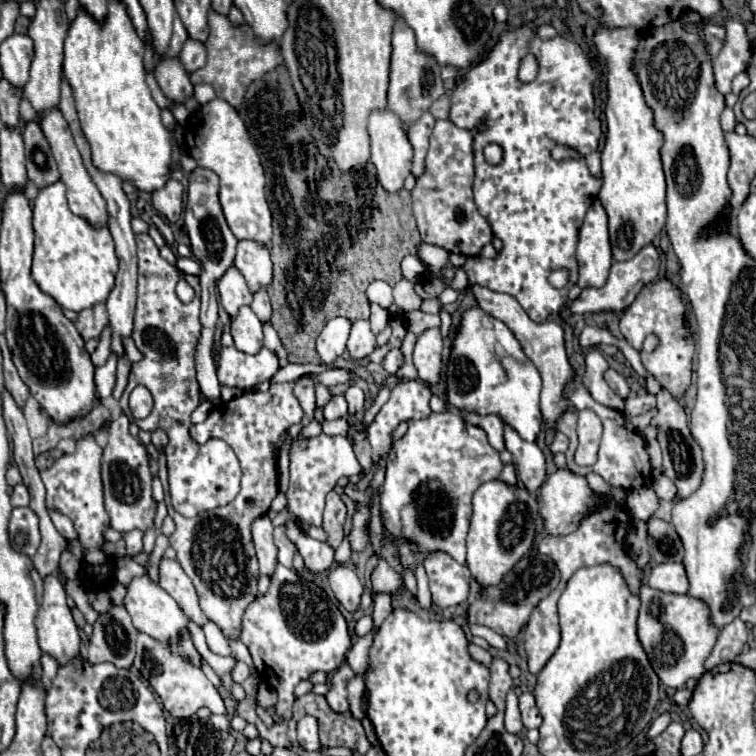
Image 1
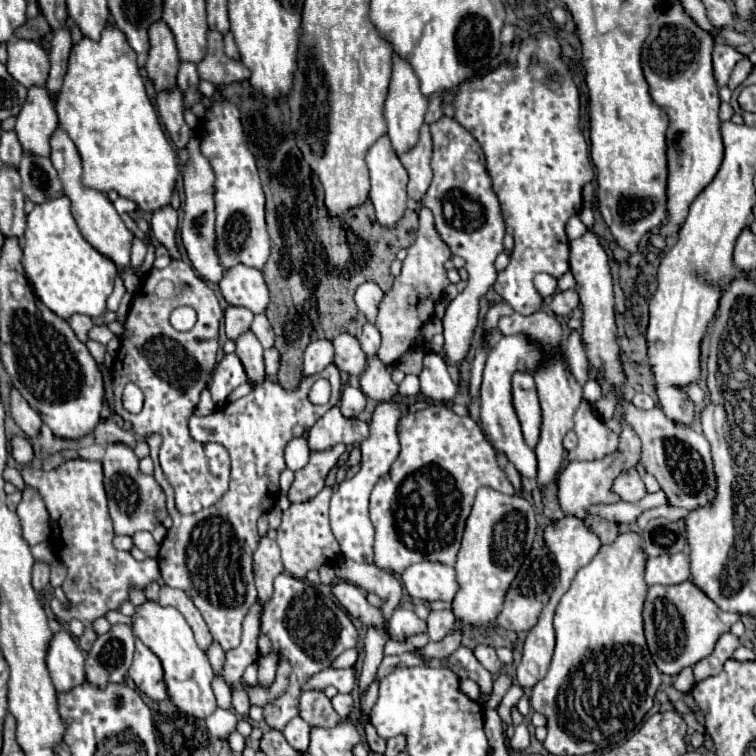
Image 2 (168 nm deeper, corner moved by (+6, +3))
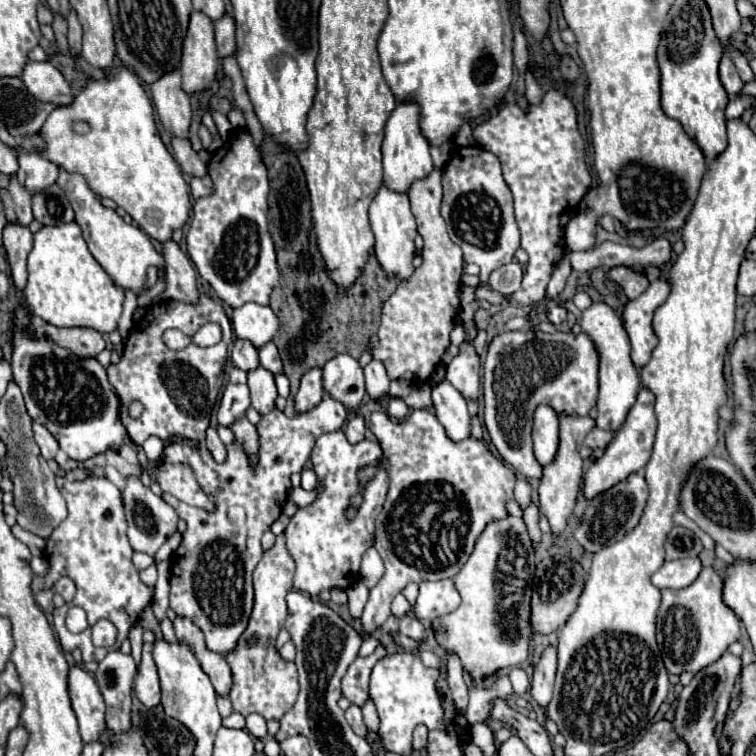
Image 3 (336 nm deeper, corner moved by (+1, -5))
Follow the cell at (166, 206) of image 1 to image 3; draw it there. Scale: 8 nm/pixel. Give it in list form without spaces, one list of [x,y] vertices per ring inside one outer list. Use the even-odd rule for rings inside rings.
[[[173,239],[163,243],[163,257],[167,261],[165,267],[165,291],[161,293],[161,299],[179,299],[187,303],[195,303],[199,289],[195,283],[195,269],[191,265],[191,259],[181,251],[179,243]]]

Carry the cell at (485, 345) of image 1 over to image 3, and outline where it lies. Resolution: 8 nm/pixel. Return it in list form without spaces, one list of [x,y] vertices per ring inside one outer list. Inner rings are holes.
[[[537,405],[533,413],[533,449],[541,465],[549,465],[559,445],[557,413],[549,405]]]

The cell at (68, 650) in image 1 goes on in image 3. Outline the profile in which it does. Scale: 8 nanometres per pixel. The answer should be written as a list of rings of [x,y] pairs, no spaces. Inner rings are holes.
[[[81,665],[69,669],[69,697],[73,711],[79,721],[79,731],[85,743],[93,743],[99,737],[99,731],[105,727],[105,703],[101,691],[89,671]]]

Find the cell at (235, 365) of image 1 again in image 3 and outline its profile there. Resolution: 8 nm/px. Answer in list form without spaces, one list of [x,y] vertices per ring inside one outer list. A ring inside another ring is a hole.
[[[229,383],[221,397],[217,419],[221,425],[229,427],[235,419],[245,415],[247,407],[249,407],[249,387],[239,383]]]

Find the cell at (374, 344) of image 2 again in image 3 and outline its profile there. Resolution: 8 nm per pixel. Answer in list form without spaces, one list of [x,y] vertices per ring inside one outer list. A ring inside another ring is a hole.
[[[373,359],[369,365],[365,365],[365,389],[371,399],[381,399],[389,391],[389,377],[385,373],[385,365],[381,361]]]

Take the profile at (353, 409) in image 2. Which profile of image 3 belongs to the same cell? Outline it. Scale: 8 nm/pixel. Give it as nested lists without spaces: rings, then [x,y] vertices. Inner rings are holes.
[[[361,413],[353,415],[345,425],[345,435],[351,443],[359,443],[365,437],[365,419]]]

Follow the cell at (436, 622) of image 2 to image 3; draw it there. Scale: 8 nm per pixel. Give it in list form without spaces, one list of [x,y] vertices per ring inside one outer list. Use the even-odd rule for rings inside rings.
[[[445,653],[447,657],[447,683],[451,691],[451,699],[459,713],[465,713],[467,709],[467,685],[463,679],[463,665],[455,653]]]

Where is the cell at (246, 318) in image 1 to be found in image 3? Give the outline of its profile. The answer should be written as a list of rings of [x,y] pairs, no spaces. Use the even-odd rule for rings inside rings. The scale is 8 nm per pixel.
[[[259,365],[257,369],[251,369],[247,373],[247,385],[251,389],[251,405],[259,413],[269,413],[275,407],[275,399],[277,399],[273,373],[269,373],[263,365]]]

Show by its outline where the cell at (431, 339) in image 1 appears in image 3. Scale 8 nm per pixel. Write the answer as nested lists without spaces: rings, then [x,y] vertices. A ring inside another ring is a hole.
[[[447,379],[433,385],[431,399],[433,399],[433,409],[437,419],[441,421],[441,425],[445,427],[447,435],[453,441],[461,441],[471,435],[469,431],[471,415],[467,411],[465,397],[461,397],[461,393],[457,393],[457,389],[453,389],[453,385],[449,385]]]

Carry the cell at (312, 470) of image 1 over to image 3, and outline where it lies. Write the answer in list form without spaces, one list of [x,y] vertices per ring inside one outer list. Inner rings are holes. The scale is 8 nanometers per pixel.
[[[317,483],[315,489],[311,489],[311,491],[293,489],[291,495],[289,495],[289,501],[291,501],[293,505],[297,505],[299,509],[301,509],[301,507],[309,507],[313,501],[317,501],[317,493],[321,493],[321,483]]]

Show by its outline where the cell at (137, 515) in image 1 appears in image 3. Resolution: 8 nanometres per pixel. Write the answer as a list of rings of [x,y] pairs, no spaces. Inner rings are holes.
[[[125,477],[125,487],[121,489],[123,507],[125,507],[125,519],[127,519],[127,537],[135,551],[143,551],[147,555],[155,555],[157,549],[177,531],[177,513],[169,503],[165,503],[161,497],[157,497],[149,487],[141,483],[139,477]]]

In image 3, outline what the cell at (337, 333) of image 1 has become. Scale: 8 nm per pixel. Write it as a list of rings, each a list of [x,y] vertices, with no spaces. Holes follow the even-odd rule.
[[[313,367],[301,379],[301,387],[299,387],[299,393],[295,397],[295,409],[297,409],[297,413],[313,409],[321,401],[321,397],[323,397],[321,367]]]

